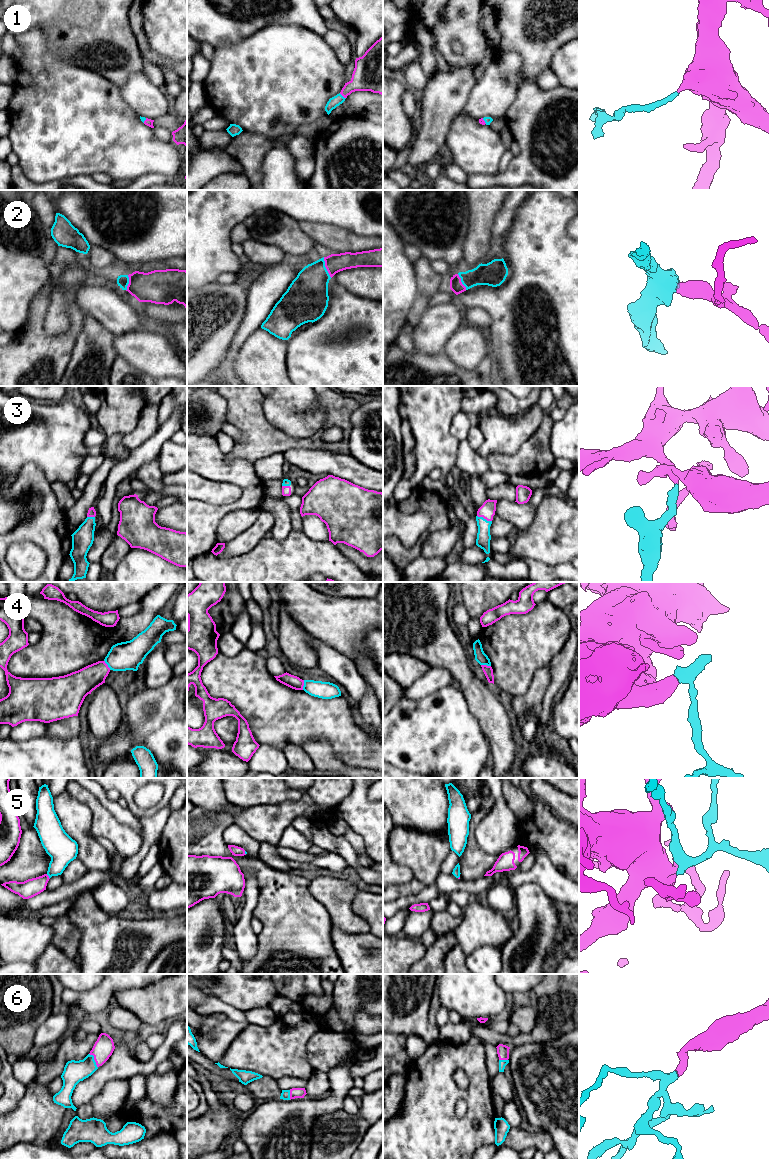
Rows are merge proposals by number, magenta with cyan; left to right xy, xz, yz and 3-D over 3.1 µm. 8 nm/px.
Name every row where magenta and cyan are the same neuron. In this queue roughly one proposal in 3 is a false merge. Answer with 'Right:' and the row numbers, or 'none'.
Right: 1, 2, 3, 5, 6

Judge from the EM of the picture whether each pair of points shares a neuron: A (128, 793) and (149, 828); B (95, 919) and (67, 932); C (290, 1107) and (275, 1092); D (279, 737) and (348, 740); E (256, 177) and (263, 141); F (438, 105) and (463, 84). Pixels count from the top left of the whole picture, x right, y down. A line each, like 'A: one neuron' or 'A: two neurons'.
A: two neurons
B: two neurons
C: two neurons
D: one neuron
E: one neuron
F: one neuron

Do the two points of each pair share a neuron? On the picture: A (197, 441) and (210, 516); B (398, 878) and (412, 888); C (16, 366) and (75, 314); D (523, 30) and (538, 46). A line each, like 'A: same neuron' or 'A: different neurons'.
A: same neuron
B: different neurons
C: same neuron
D: same neuron

